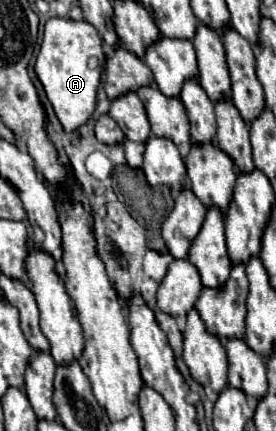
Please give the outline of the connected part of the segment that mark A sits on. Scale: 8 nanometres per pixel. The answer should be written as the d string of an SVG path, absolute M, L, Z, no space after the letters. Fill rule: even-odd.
M48 19L44 29L42 47L36 59L36 75L44 85L48 101L54 107L66 133L72 133L88 121L96 107L96 89L100 85L106 55L102 51L102 39L98 31L86 21L74 19Z

